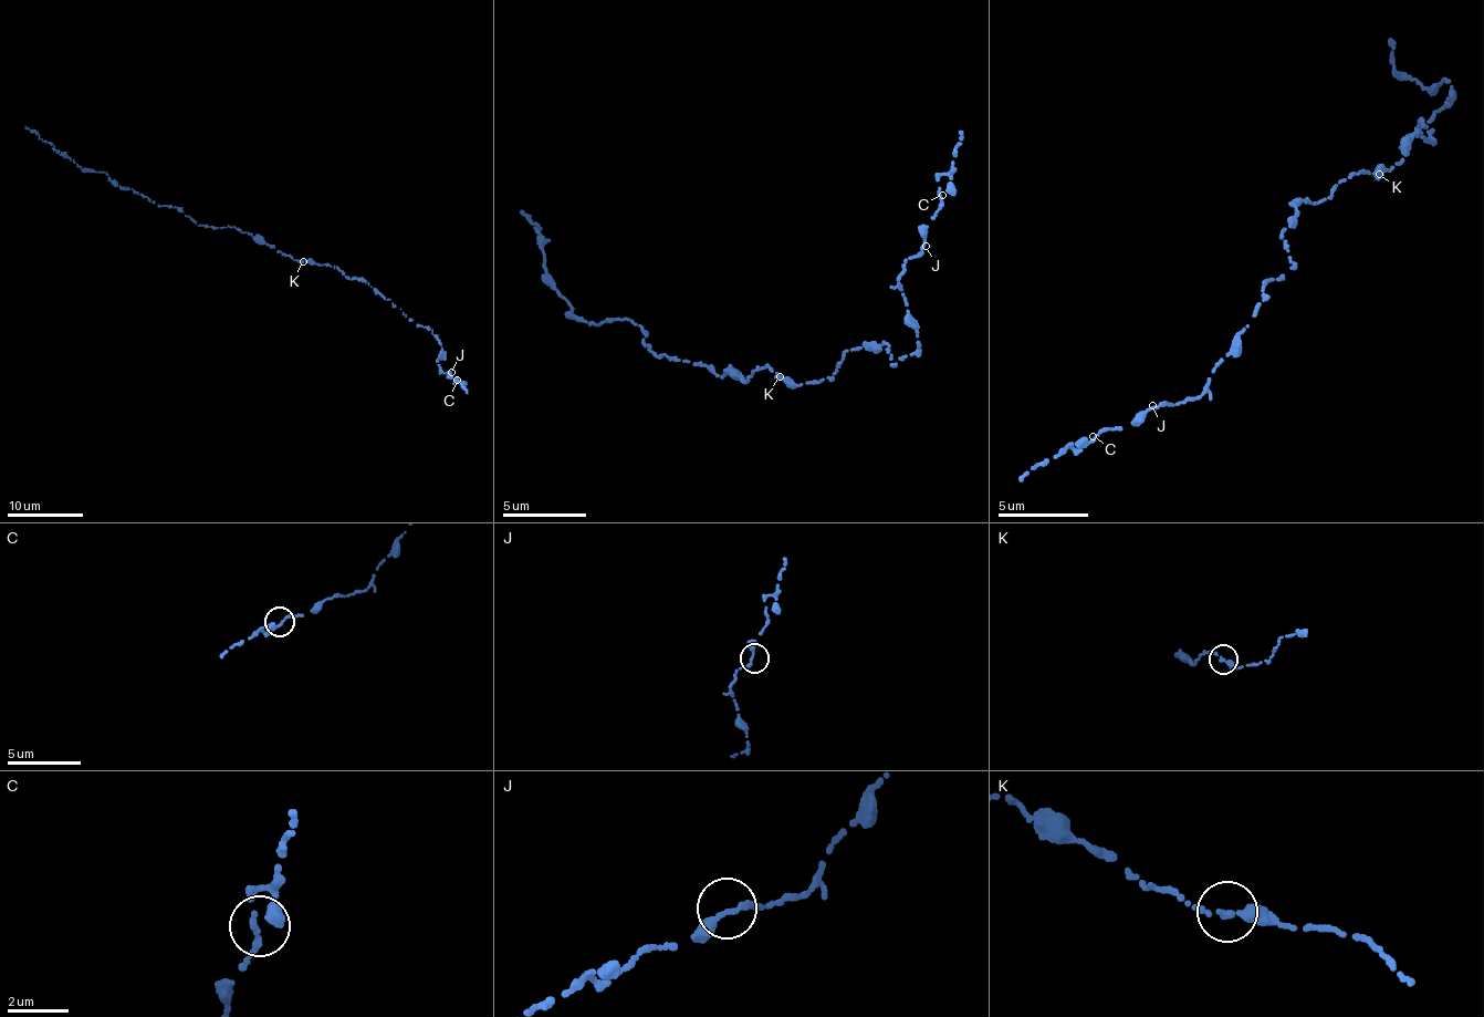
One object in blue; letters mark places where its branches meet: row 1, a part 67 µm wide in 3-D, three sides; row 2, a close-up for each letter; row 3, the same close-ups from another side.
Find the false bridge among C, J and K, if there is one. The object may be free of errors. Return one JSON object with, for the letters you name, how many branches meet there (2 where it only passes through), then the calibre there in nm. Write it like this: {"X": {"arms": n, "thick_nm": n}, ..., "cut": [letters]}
{"cut": []}

